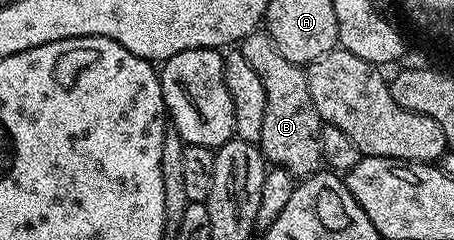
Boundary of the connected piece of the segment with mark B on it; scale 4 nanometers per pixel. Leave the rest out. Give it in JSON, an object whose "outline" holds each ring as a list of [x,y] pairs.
{"outline":[[[258,29],[241,40],[239,50],[247,57],[247,65],[259,73],[259,81],[263,81],[263,89],[267,93],[267,113],[263,116],[263,133],[261,134],[261,154],[270,164],[284,167],[294,177],[308,177],[318,170],[321,157],[321,128],[323,126],[319,113],[315,109],[315,101],[311,99],[311,89],[307,85],[306,68],[300,63],[287,61],[279,49],[271,41],[264,30]]]}

